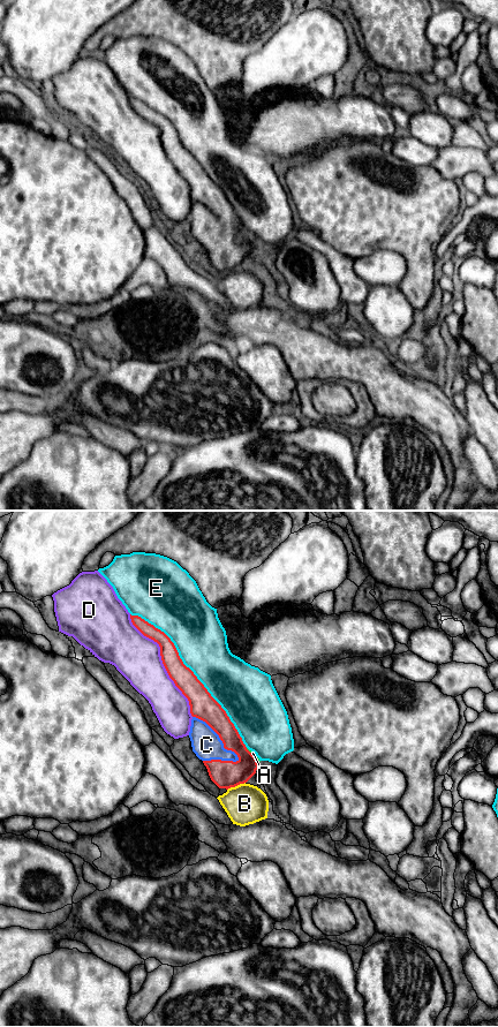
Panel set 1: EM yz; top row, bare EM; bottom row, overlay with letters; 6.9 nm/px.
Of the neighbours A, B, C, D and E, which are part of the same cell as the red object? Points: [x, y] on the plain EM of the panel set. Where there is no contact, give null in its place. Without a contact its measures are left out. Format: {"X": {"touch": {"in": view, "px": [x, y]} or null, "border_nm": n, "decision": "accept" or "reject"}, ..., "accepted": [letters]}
{"A": {"touch": {"in": "yz", "px": [255, 241]}, "border_nm": 160, "decision": "reject"}, "B": {"touch": {"in": "yz", "px": [235, 269]}, "border_nm": 140, "decision": "reject"}, "C": {"touch": {"in": "yz", "px": [219, 220]}, "border_nm": 440, "decision": "accept"}, "D": {"touch": {"in": "yz", "px": [163, 146]}, "border_nm": 850, "decision": "reject"}, "E": {"touch": {"in": "yz", "px": [193, 157]}, "border_nm": 1250, "decision": "reject"}, "accepted": ["C"]}

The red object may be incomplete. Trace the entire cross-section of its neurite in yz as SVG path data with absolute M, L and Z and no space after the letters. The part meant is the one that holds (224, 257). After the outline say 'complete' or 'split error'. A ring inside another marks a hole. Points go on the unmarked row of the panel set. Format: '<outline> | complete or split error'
M131 99L133 108L146 121L157 126L160 130L163 148L174 165L175 169L188 182L190 197L193 199L189 221L193 235L203 244L211 264L219 272L231 272L247 266L258 254L256 241L247 233L237 213L231 205L226 195L211 180L204 168L197 163L194 156L187 151L179 139L179 136L171 122L160 113L149 107L138 99Z | split error

